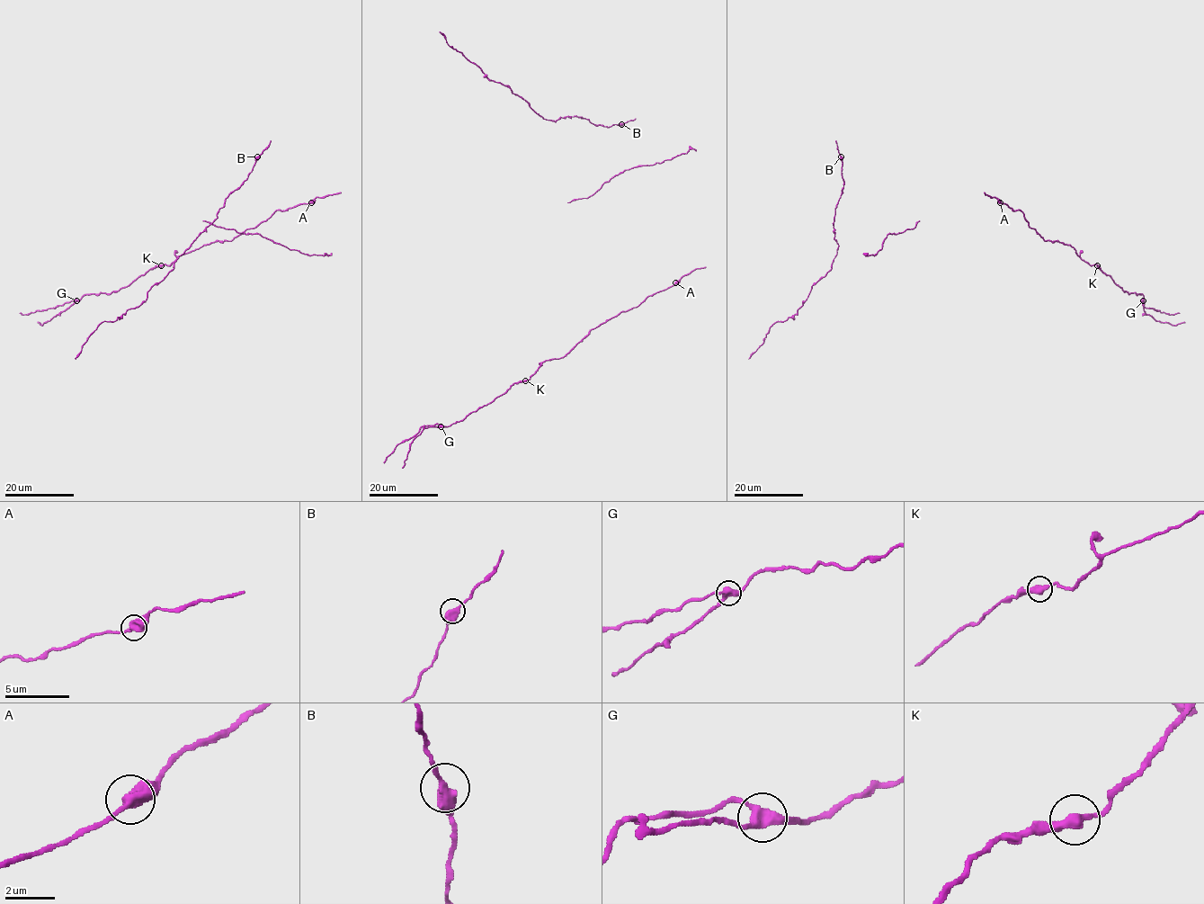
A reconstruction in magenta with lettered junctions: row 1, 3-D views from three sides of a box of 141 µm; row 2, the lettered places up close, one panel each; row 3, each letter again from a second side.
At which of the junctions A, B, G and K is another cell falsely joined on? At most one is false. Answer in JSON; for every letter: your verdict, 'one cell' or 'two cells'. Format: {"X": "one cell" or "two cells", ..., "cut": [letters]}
{"A": "one cell", "B": "one cell", "G": "one cell", "K": "one cell", "cut": []}

